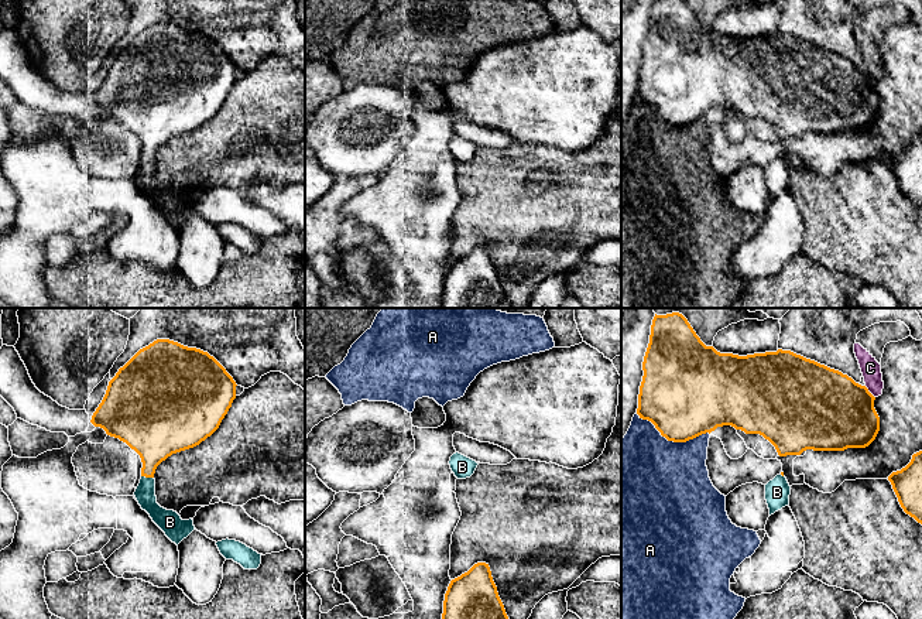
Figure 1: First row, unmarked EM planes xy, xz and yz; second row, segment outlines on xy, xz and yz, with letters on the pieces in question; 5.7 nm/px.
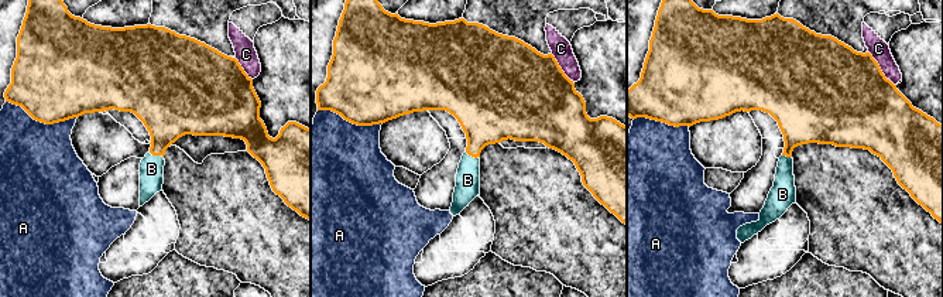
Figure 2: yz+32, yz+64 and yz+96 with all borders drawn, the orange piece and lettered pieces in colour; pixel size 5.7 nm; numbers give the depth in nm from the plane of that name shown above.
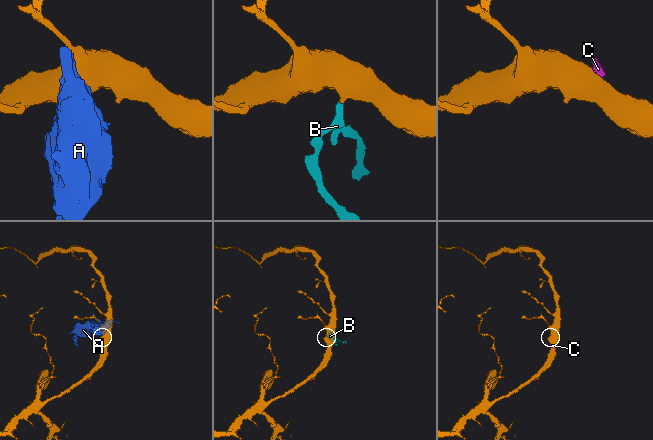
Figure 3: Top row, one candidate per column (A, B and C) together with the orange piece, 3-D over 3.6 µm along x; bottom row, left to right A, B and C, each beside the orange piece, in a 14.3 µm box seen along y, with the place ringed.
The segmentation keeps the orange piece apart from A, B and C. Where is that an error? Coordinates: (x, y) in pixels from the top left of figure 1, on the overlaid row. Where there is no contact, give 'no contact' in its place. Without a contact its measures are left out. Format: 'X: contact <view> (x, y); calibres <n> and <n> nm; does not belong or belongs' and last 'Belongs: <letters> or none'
A: contact yz (672, 440); calibres 460 and 480 nm; does not belong
B: contact xy (147, 476); calibres 300 and 120 nm; belongs
C: contact yz (869, 392); calibres 440 and 110 nm; does not belong
Belongs: B

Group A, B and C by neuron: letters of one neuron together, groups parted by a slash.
A / B / C

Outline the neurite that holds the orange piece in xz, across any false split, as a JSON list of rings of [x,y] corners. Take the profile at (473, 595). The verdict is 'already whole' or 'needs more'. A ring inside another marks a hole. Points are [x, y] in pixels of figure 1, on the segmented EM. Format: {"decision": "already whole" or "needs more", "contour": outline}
{"decision": "already whole", "contour": [[[477,562],[450,581],[442,619],[508,619],[489,564]]]}

